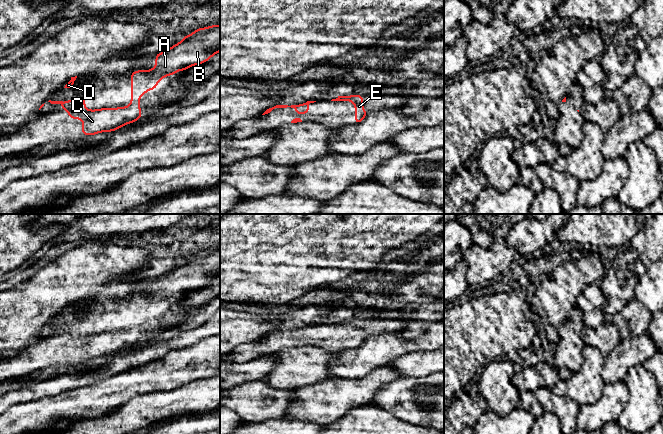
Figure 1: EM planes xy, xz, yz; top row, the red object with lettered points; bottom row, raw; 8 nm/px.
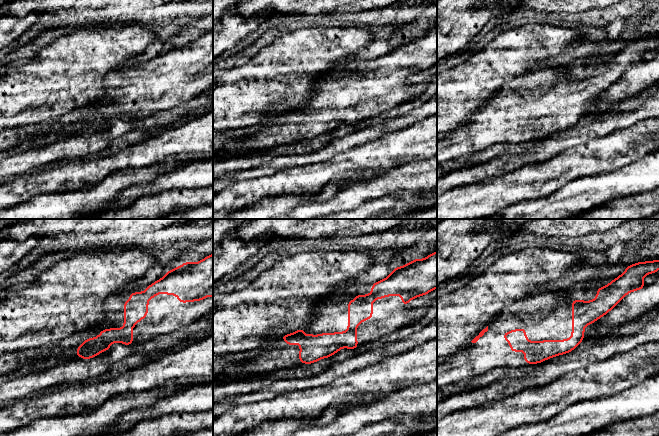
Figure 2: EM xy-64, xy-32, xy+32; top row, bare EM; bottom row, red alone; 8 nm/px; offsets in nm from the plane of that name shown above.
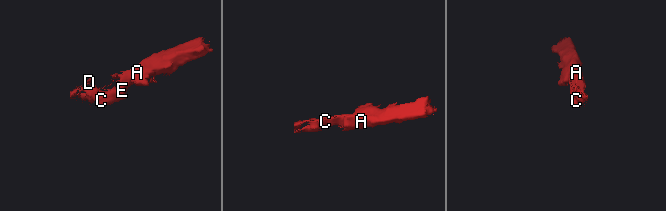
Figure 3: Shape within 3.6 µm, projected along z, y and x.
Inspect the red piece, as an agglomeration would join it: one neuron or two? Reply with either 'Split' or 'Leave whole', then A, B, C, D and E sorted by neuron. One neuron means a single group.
Leave whole. Groups: A B C D E

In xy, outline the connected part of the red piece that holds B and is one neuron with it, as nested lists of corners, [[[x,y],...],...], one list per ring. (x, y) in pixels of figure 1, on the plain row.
[[[220,249],[199,252],[192,258],[183,261],[178,268],[170,271],[154,281],[155,291],[148,295],[137,294],[131,297],[131,328],[120,332],[103,332],[87,334],[85,321],[81,319],[70,325],[51,325],[60,328],[72,343],[82,343],[81,355],[90,360],[100,356],[111,356],[134,347],[140,343],[140,321],[149,314],[156,313],[157,307],[168,299],[179,294],[187,294],[190,290],[208,285],[220,275]]]

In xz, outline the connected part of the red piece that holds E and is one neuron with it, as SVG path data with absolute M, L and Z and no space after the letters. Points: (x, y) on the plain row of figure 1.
M351 319L351 320L338 320L336 323L331 325L351 325L355 329L355 347L360 347L368 336L363 334L363 320L362 319Z

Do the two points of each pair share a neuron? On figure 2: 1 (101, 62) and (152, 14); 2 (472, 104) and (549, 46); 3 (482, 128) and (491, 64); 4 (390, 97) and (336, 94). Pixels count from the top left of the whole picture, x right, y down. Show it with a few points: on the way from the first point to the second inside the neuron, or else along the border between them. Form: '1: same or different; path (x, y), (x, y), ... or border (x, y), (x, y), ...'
1: different; border (131, 23), (140, 23), (142, 25)
2: same; path (488, 84), (523, 49), (529, 49)
3: different; border (518, 77), (501, 84), (497, 88)
4: same; path (377, 94), (349, 94)

